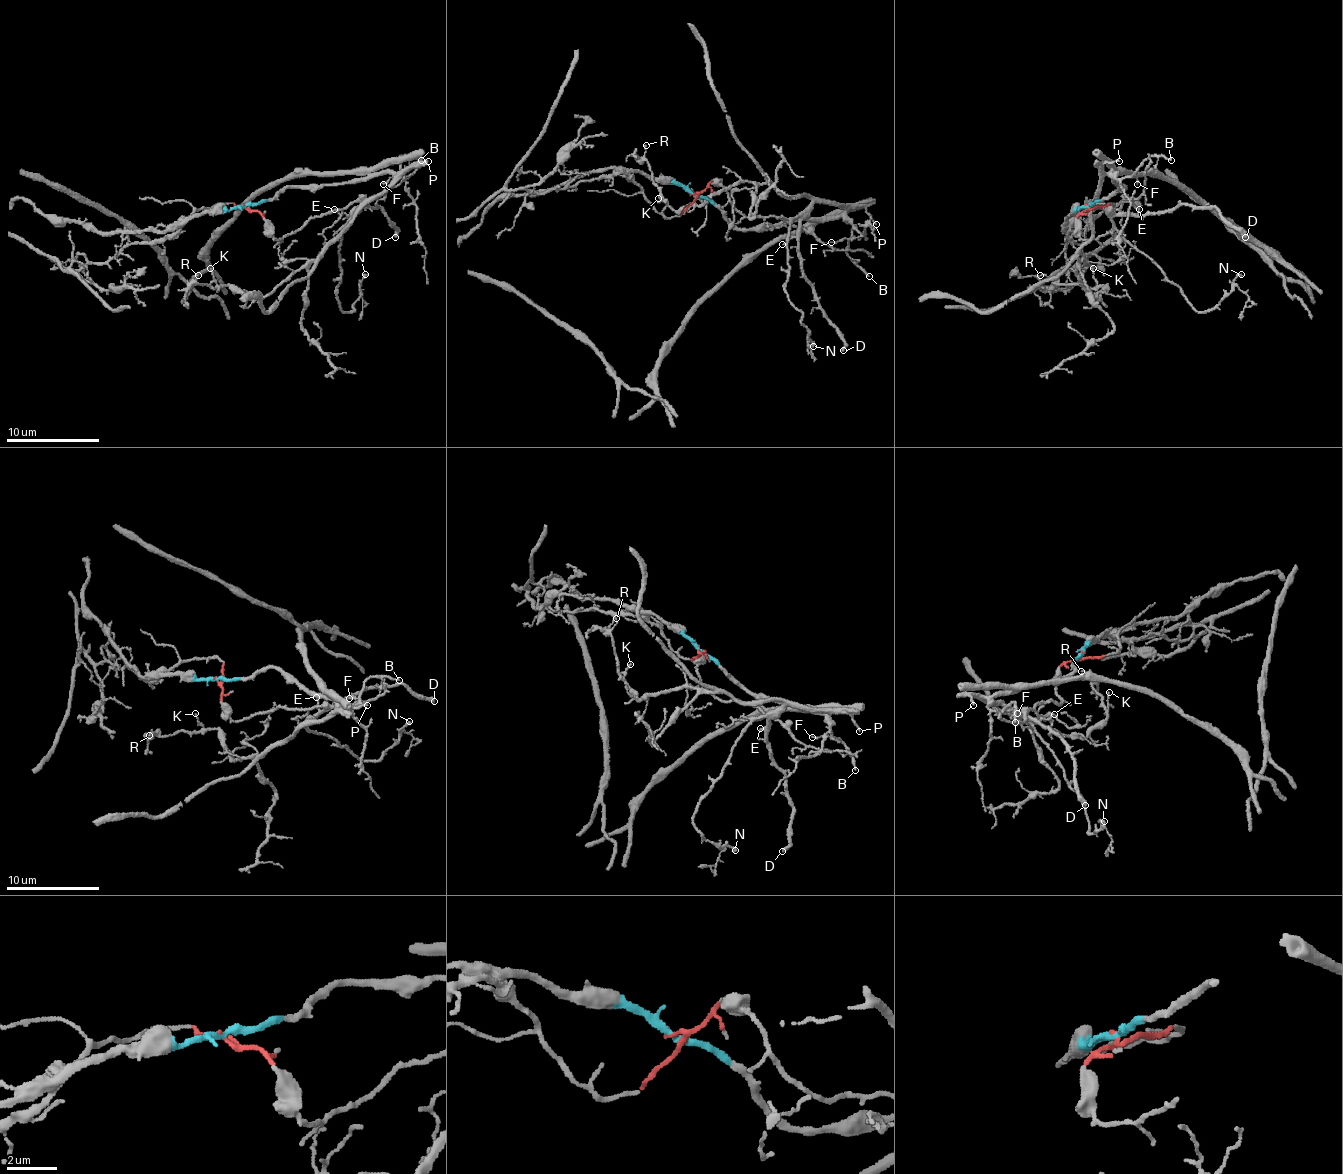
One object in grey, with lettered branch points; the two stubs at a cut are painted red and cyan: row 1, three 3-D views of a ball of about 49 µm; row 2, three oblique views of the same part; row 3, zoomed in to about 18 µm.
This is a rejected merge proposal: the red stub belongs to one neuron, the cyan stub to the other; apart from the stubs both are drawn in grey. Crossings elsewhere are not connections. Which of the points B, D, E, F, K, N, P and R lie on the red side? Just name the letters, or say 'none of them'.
none of them

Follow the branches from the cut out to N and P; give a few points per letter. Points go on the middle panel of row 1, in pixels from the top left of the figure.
N: (693, 195), (707, 197), (747, 230), (826, 220), (845, 211), (817, 202), (791, 220), (784, 293), (812, 346)
P: (693, 195), (707, 197), (747, 230), (826, 220), (859, 206), (875, 225)

